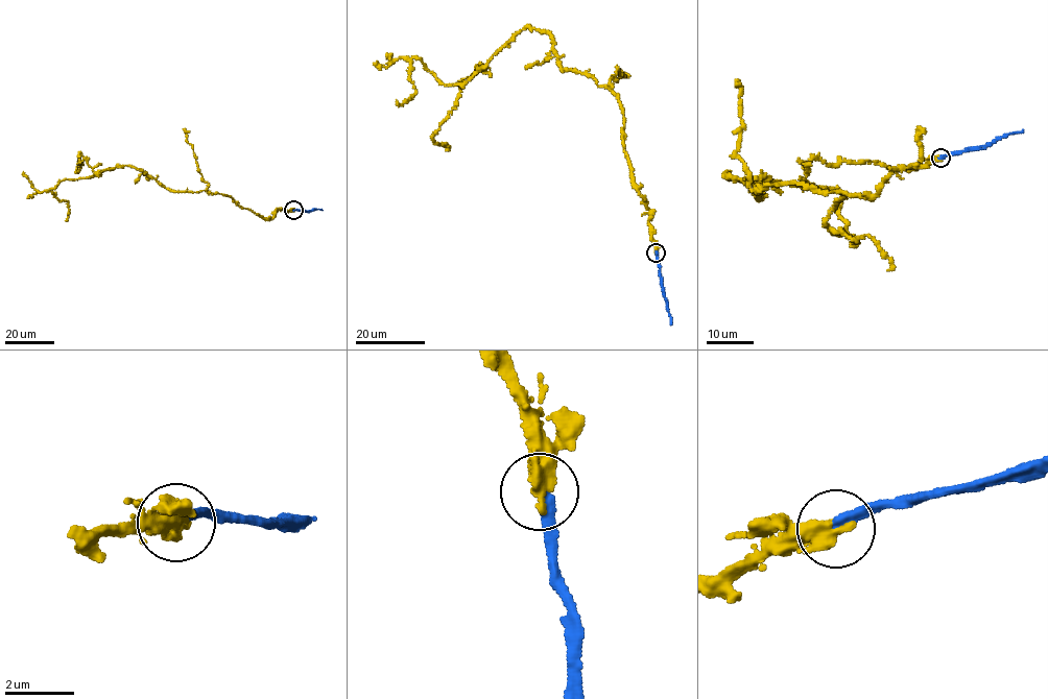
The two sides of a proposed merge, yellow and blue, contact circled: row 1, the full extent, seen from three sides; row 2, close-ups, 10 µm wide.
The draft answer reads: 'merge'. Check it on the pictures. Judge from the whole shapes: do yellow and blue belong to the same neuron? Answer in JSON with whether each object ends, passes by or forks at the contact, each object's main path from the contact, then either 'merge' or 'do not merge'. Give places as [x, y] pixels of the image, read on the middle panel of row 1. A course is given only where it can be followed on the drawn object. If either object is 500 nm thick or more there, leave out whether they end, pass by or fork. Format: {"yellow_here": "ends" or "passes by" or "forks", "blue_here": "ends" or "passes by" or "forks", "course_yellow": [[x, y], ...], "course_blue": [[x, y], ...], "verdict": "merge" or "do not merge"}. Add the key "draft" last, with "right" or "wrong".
{"course_yellow": [[656, 252], [620, 101], [563, 70], [546, 32], [522, 28], [456, 85], [412, 58], [415, 93], [396, 100]], "course_blue": [[656, 252], [671, 324]], "verdict": "merge", "draft": "right"}

